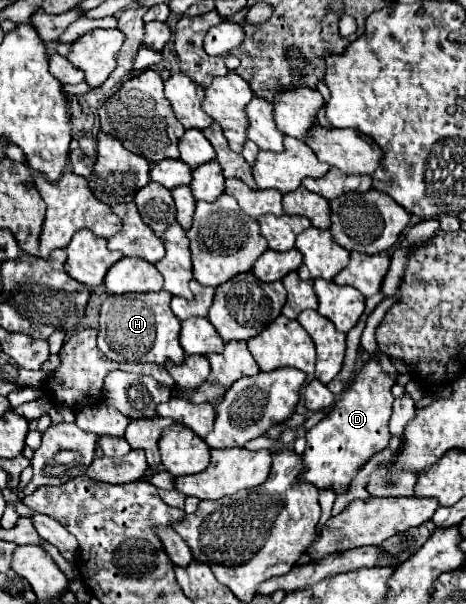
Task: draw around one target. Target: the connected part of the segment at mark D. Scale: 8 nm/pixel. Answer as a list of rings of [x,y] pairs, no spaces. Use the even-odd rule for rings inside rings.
[[[382,351],[362,365],[362,369],[352,377],[350,385],[342,391],[340,401],[334,403],[324,419],[308,429],[308,447],[302,455],[306,467],[302,473],[304,481],[314,483],[318,489],[334,487],[338,495],[346,493],[346,487],[358,473],[358,467],[364,465],[374,453],[382,451],[392,437],[388,431],[388,421],[392,415],[392,385],[396,379],[398,371],[392,365],[392,359]]]

